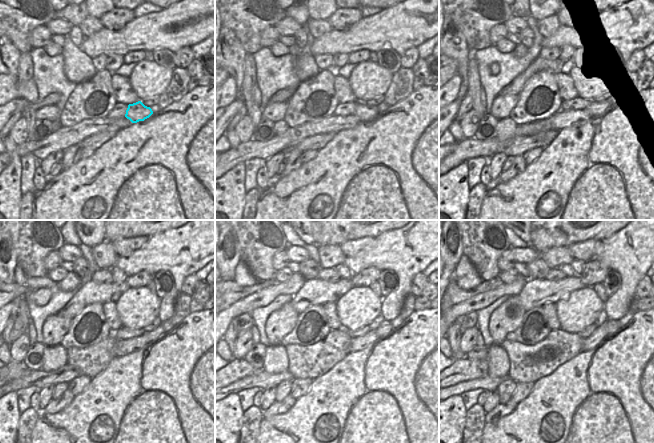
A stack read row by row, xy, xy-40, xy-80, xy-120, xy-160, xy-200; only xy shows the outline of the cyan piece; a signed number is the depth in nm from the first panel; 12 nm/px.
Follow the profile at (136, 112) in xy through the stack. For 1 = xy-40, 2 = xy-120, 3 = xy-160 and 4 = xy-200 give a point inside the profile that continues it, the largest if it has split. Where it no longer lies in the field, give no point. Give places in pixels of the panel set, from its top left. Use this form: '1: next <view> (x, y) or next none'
1: next xy-40 (365, 112)
2: next xy-120 (154, 334)
3: next xy-160 (385, 327)
4: next xy-200 (613, 326)

